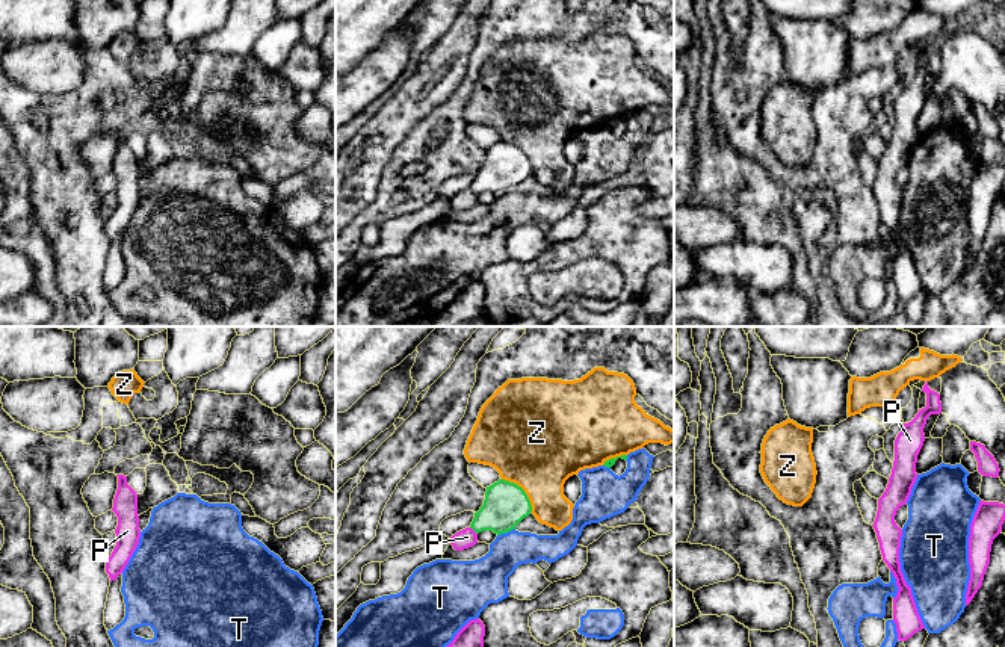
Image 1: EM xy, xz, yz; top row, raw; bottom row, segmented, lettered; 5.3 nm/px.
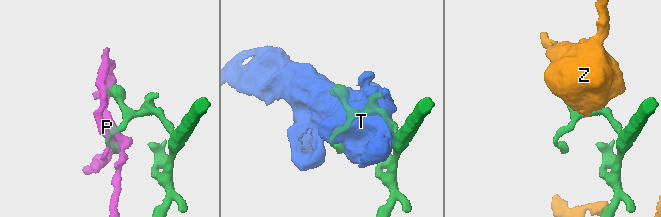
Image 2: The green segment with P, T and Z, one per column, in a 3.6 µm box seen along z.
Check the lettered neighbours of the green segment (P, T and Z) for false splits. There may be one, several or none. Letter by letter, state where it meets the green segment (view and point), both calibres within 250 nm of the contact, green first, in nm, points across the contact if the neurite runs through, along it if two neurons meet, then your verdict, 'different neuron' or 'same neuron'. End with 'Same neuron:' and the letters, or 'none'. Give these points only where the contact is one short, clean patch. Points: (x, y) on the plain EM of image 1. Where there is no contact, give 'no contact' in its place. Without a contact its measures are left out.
P: contact xz (473, 191); calibres 240 and 100 nm; border xz (470, 188), (476, 195); different neuron
T: contact xz (505, 194); calibres 240 and 200 nm; different neuron
Z: contact xz (523, 151); calibres 240 and 460 nm; different neuron
Same neuron: none

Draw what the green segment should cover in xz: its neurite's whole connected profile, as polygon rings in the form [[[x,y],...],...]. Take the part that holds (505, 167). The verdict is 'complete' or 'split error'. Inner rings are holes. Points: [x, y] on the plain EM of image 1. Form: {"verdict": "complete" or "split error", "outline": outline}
{"verdict": "complete", "outline": [[[499,141],[487,148],[484,166],[478,174],[470,189],[479,195],[493,192],[494,195],[506,195],[529,175],[532,166],[521,148],[514,144]]]}

